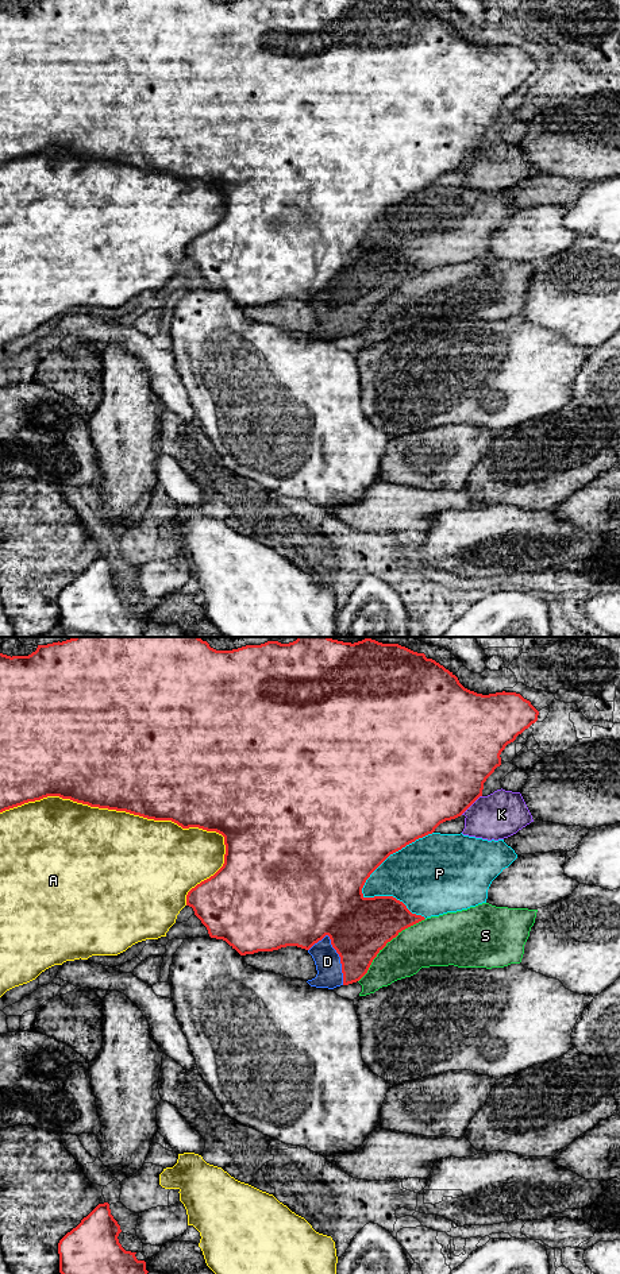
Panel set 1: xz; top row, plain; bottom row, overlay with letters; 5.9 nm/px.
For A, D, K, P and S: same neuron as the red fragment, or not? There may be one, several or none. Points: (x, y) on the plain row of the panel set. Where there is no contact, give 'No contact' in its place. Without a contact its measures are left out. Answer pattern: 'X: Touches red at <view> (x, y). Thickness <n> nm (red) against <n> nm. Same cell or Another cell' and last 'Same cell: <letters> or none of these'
A: Touches red at xz (124, 162). Thickness 500 nm (red) against 480 nm. Another cell
D: Touches red at xz (341, 312). Thickness 360 nm (red) against 150 nm. Another cell
K: Touches red at xz (470, 157). Thickness 500 nm (red) against 280 nm. Another cell
P: Touches red at xz (391, 205). Thickness 500 nm (red) against 420 nm. Another cell
S: Touches red at xz (386, 294). Thickness 360 nm (red) against 280 nm. Another cell
Same cell: none of these

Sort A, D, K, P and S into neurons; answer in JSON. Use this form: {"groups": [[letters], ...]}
{"groups": [["A"], ["D"], ["K"], ["P"], ["S"]]}

